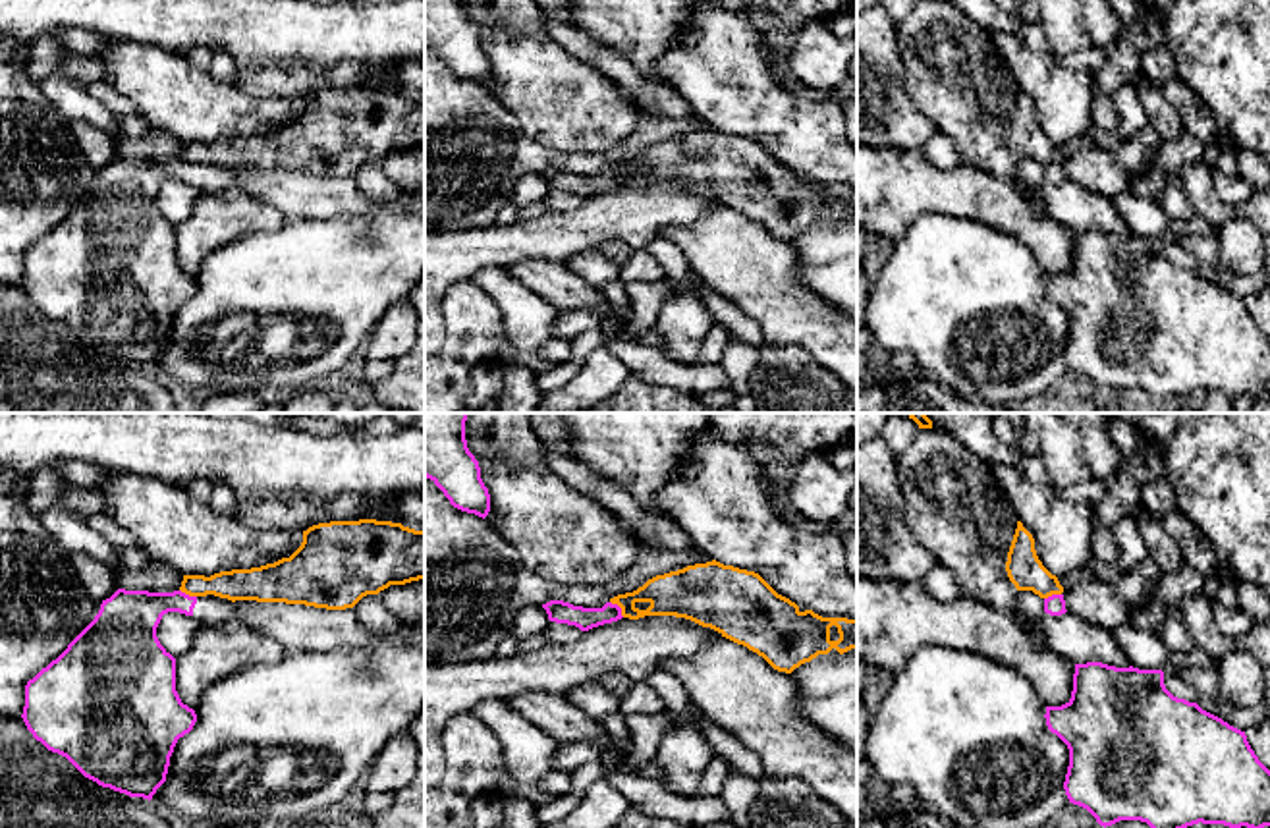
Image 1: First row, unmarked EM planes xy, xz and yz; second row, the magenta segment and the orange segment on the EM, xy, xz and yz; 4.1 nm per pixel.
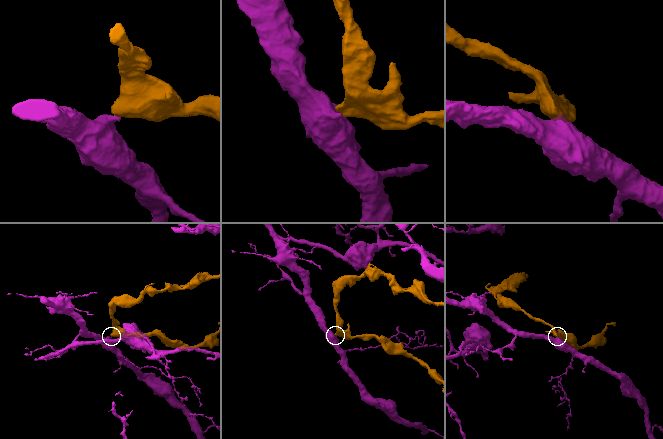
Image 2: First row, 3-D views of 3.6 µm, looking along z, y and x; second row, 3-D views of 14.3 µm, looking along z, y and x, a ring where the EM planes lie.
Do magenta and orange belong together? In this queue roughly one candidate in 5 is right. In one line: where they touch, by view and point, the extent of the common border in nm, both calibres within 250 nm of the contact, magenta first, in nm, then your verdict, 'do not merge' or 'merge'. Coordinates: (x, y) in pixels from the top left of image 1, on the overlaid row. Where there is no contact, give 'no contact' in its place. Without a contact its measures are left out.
meets magenta in xz at (620, 608); contact 90 nm long; 100 nm thick on the magenta side, 190 nm on the other; do not merge

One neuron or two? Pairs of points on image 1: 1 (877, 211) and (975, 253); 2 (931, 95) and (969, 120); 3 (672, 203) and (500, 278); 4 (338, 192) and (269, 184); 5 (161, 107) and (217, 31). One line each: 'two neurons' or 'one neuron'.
1: two neurons
2: one neuron
3: two neurons
4: one neuron
5: two neurons

